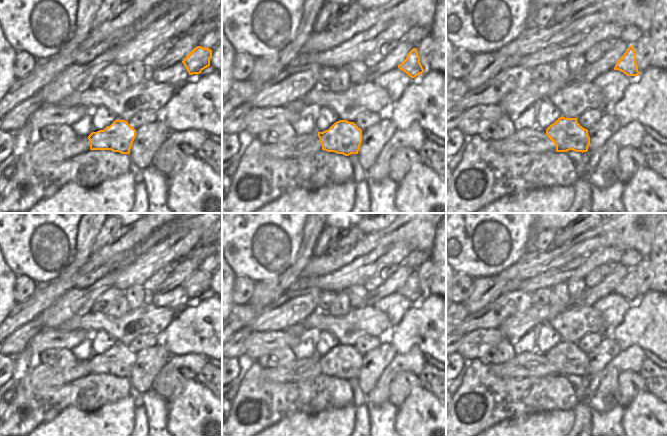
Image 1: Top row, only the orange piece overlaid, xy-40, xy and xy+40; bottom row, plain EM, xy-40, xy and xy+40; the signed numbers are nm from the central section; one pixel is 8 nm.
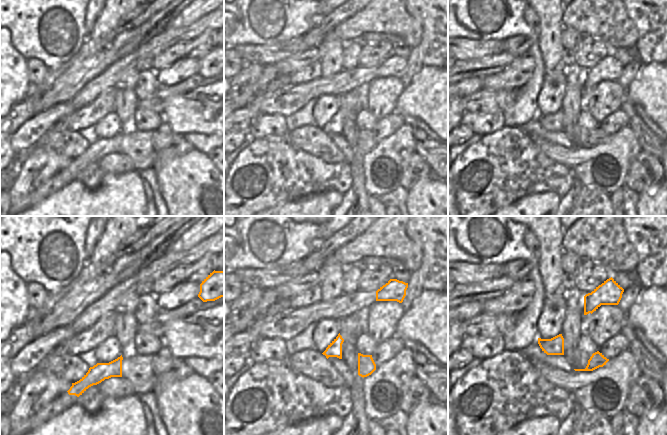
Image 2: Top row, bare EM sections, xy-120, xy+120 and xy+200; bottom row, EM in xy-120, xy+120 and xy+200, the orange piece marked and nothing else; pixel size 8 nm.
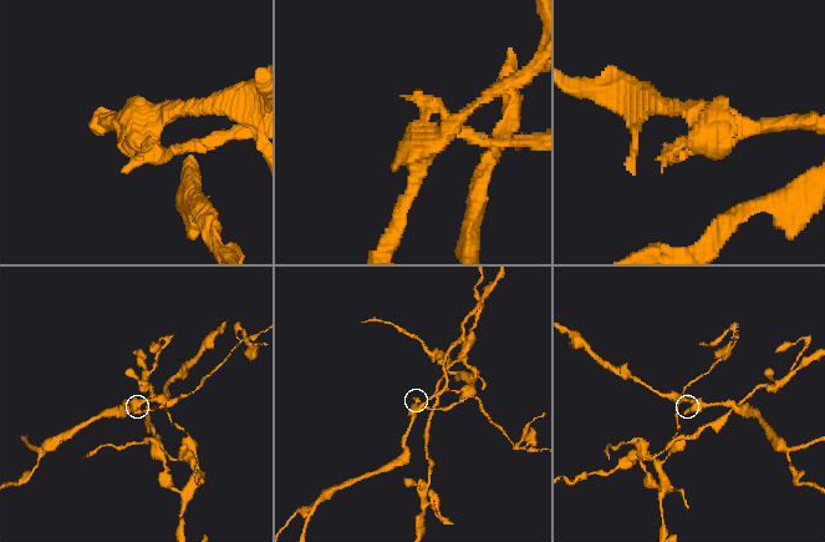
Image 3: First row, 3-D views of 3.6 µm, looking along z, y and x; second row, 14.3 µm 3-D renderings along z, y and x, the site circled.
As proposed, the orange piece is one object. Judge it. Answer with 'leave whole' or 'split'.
split

